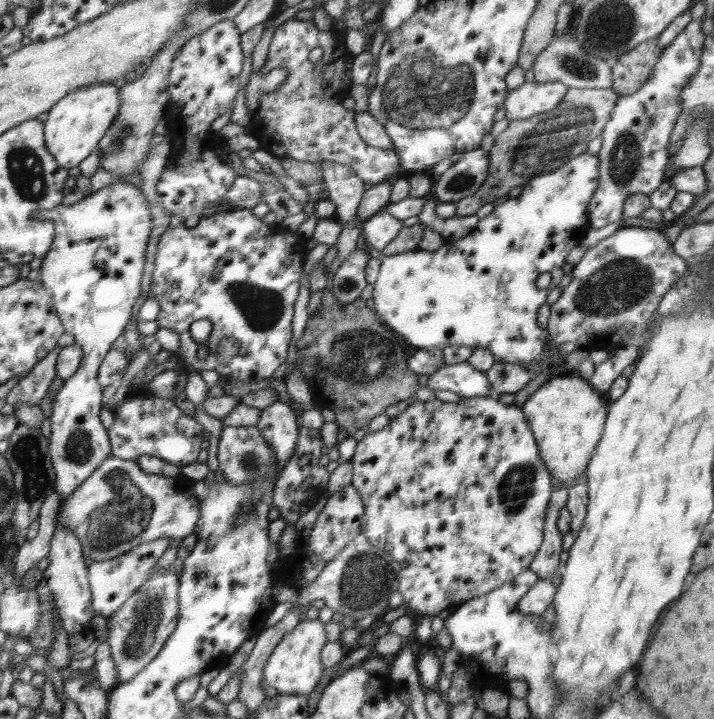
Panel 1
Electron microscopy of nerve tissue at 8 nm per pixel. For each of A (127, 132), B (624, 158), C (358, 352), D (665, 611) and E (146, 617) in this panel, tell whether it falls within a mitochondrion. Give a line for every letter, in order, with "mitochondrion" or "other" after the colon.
A: mitochondrion
B: mitochondrion
C: mitochondrion
D: other
E: mitochondrion

